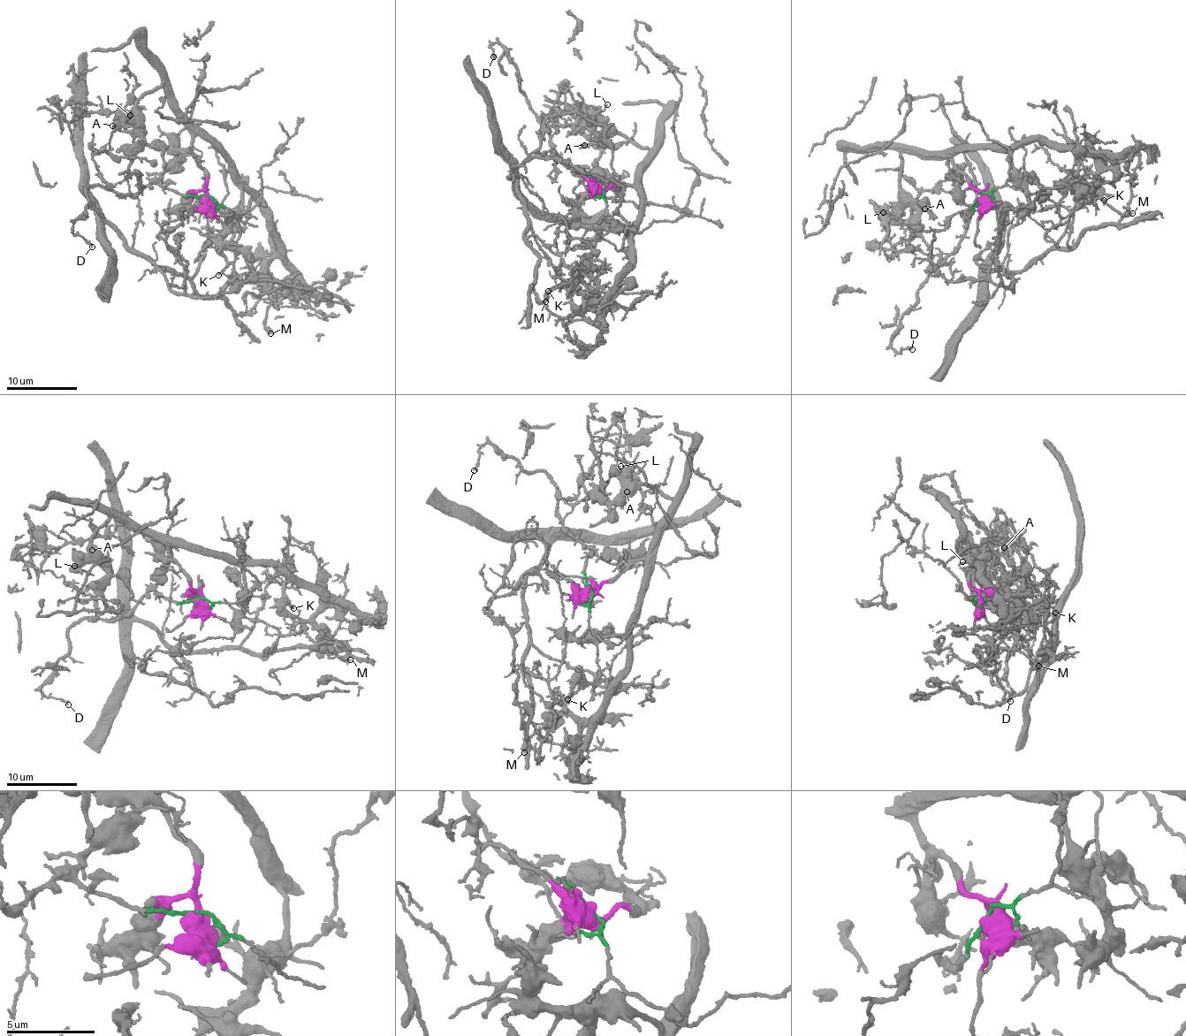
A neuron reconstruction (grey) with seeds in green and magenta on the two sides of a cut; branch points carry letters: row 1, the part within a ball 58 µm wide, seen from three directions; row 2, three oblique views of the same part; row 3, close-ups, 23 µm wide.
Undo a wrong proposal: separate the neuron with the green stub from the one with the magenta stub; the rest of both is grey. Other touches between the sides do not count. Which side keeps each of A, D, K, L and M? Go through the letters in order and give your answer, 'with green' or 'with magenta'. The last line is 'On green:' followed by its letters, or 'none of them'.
A: with magenta
D: with green
K: with magenta
L: with magenta
M: with magenta
On green: D

